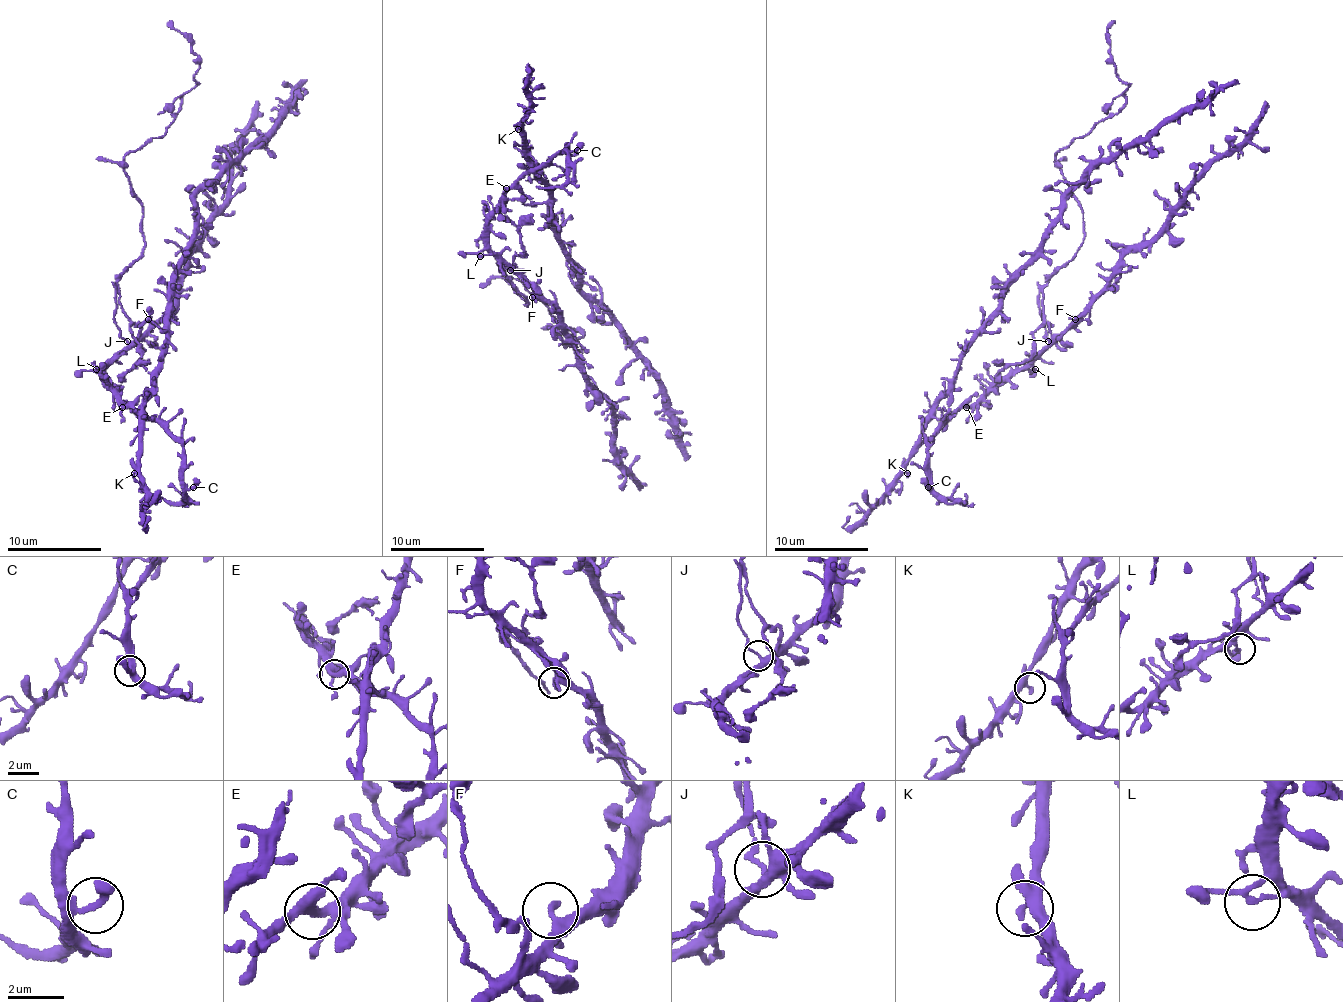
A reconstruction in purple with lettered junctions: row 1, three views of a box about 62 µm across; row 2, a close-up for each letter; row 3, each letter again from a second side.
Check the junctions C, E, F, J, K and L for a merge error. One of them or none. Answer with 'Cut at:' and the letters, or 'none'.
Cut at: J

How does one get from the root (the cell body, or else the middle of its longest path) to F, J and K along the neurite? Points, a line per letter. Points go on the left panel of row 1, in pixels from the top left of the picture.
F: (125, 407), (106, 383), (106, 366), (148, 326), (148, 319)
J: (125, 407), (106, 383), (106, 366), (127, 345), (127, 340)
K: (125, 407), (134, 407), (151, 418), (141, 421), (141, 456), (134, 473)

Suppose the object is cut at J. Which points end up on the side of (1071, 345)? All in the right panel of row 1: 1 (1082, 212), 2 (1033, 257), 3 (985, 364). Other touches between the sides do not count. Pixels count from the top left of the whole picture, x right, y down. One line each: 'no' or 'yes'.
1: no
2: yes
3: yes

